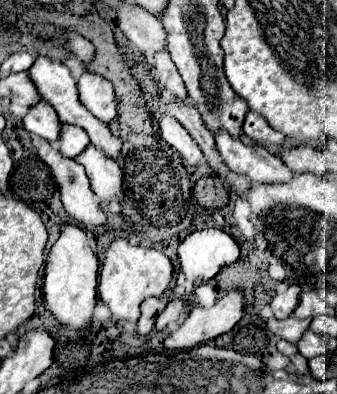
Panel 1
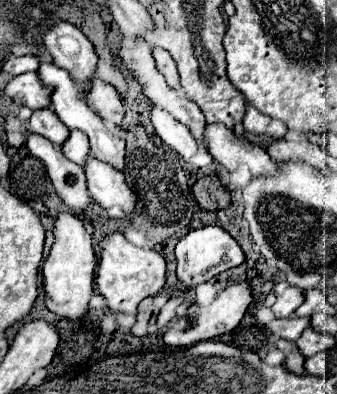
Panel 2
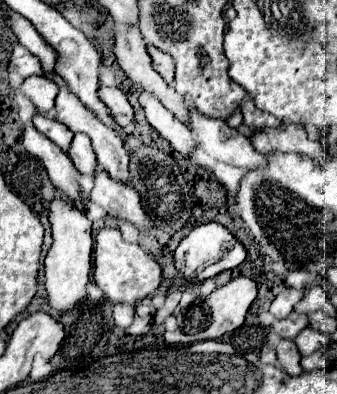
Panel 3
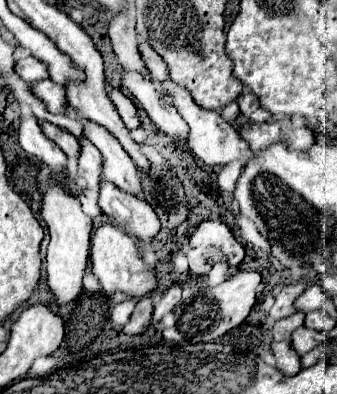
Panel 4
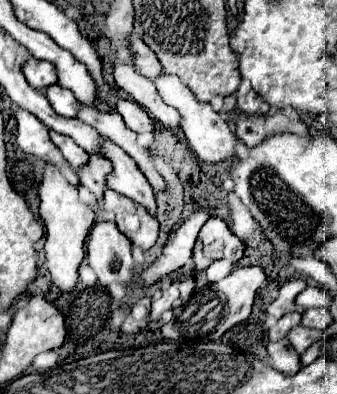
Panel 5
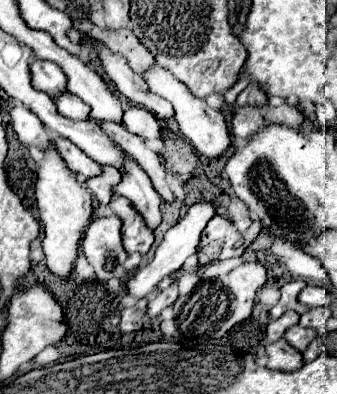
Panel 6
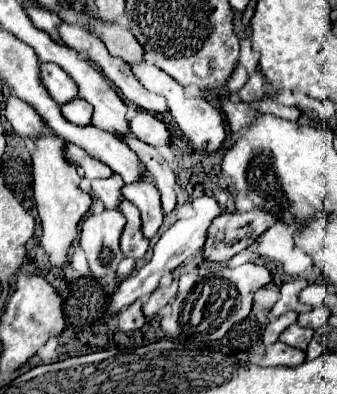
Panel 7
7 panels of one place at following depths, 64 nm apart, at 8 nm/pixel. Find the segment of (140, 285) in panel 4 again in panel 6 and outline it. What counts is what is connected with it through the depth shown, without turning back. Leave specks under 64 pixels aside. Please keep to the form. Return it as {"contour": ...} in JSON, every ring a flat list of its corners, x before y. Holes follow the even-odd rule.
{"contour":[[112,214,104,218,94,218,84,230,82,252,92,264,98,280,124,276,122,262,128,258,128,254,122,248,120,226,122,220,116,214]]}

